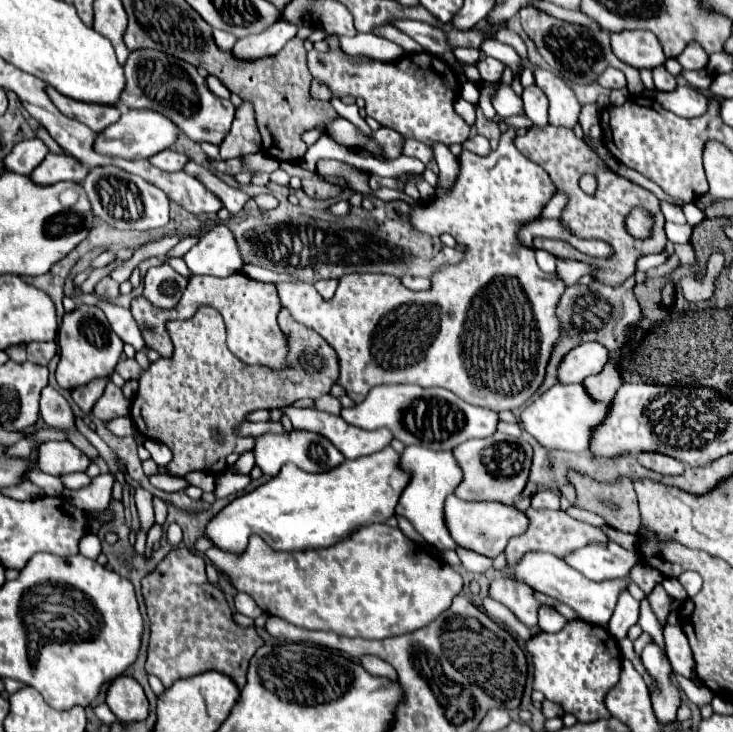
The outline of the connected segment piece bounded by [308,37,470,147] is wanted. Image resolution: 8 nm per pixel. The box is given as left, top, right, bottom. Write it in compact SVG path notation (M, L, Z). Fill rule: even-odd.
M336 37L326 39L330 43L328 53L310 51L308 67L312 77L328 83L334 97L352 95L366 101L368 117L376 119L380 125L398 131L402 137L416 139L428 147L434 143L444 143L446 147L454 143L464 143L470 137L470 125L454 111L454 99L458 97L460 83L450 65L440 61L436 55L406 55L394 63L348 63L346 55L340 51Z

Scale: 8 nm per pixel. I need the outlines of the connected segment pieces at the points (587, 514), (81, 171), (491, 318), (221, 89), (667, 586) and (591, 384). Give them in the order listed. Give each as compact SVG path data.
M570 506L566 510L566 513L568 513L568 515L570 515L574 519L587 522L595 527L607 525L606 521L599 515L584 509L579 509L575 506Z
M48 153L46 159L42 161L42 165L38 165L38 169L34 169L34 181L42 183L42 185L52 185L58 181L82 181L88 175L88 167L84 167L78 159L70 157L70 155L56 155L56 153Z
M508 129L506 133L500 135L500 143L498 143L498 149L492 151L488 157L478 157L470 151L462 151L460 155L460 175L458 175L458 181L454 183L454 187L448 191L448 193L442 193L440 199L432 201L430 205L426 207L414 207L412 209L412 225L418 229L418 231L424 231L424 233L450 233L458 245L464 245L464 259L458 263L458 265L442 265L434 271L432 275L432 285L430 289L426 291L412 291L412 289L406 289L398 277L392 277L392 275L380 275L380 273L352 273L352 275L344 275L340 281L338 281L338 289L334 293L334 297L330 301L324 301L318 291L314 289L314 285L306 285L306 283L278 283L278 295L280 295L280 301L282 301L282 307L290 309L292 317L296 321L300 321L302 325L314 329L318 335L322 335L338 353L338 359L340 359L340 379L338 383L348 391L348 397L354 401L354 403L362 403L368 395L368 391L376 385L394 385L394 383L414 383L414 385L420 385L420 387L442 387L442 389L448 389L452 393L456 393L460 399L468 401L468 403L474 403L474 405L482 405L482 407L488 407L488 409L494 409L494 411L504 411L504 409L518 409L522 407L536 391L538 387L542 385L544 377L546 377L546 367L548 367L548 361L550 361L550 355L556 347L556 343L560 341L560 321L556 317L556 305L564 293L564 283L558 279L558 275L546 275L538 269L536 265L536 259L534 259L534 249L532 247L526 247L520 239L518 239L518 231L522 229L522 225L526 223L532 223L540 217L544 205L556 195L556 185L552 183L552 179L546 175L546 171L540 167L540 165L534 165L530 163L516 147L514 147L514 139L516 139L516 129Z
M210 75L206 81L208 81L208 87L210 87L210 91L212 91L214 95L218 95L218 97L222 97L222 99L230 99L230 91L228 91L216 77Z
M666 577L662 581L662 585L665 591L668 593L668 595L678 599L681 602L681 604L688 598L684 587L680 585L678 579Z
M612 353L610 361L606 363L606 367L604 367L598 375L588 377L588 379L584 381L586 391L588 391L596 401L612 399L612 397L616 395L616 391L620 389L620 385L624 383L624 381L622 381L622 375L620 375L620 359L622 359L620 353Z

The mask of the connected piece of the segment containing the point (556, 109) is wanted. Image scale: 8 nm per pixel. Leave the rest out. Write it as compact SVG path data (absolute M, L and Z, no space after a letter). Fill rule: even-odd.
M534 67L534 77L536 77L536 85L548 97L550 125L572 129L578 123L580 103L578 103L574 91L570 89L570 85L562 77L558 77L552 71L542 69L542 67Z

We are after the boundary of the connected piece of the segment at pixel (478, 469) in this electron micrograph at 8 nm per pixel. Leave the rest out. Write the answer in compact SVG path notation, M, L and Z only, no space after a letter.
M494 433L478 441L466 441L458 445L454 449L454 457L458 459L464 471L464 481L456 487L454 495L466 501L502 501L506 505L514 505L516 497L522 493L528 481L528 471L532 463L532 445L524 439Z

